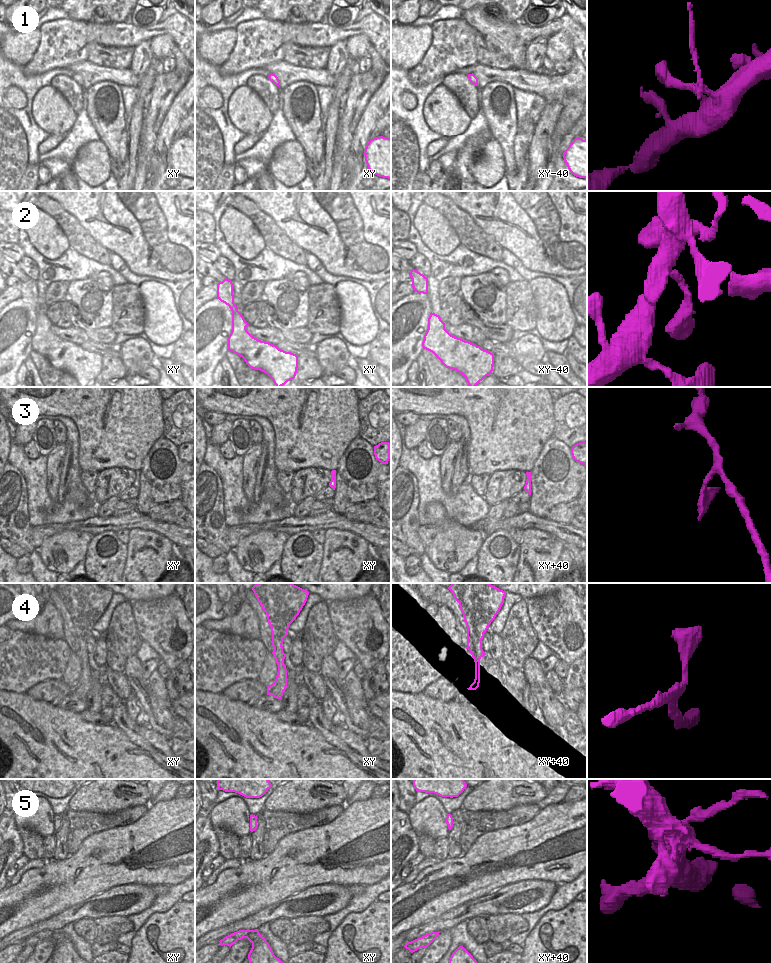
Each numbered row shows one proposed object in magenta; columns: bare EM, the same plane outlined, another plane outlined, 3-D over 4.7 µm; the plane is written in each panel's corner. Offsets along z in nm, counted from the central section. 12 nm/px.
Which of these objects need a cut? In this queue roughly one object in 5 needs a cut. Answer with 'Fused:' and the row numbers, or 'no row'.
Fused: no row

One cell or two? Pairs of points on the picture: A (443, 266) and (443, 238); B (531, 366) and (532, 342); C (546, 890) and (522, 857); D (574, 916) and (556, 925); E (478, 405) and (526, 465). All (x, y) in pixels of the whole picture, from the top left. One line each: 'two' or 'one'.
A: two
B: two
C: two
D: one
E: one

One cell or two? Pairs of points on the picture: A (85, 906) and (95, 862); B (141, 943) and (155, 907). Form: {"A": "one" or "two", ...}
{"A": "two", "B": "two"}

